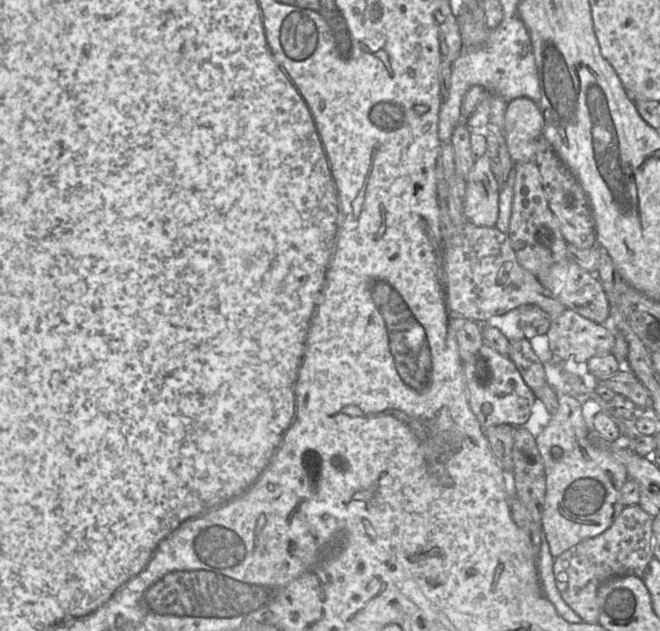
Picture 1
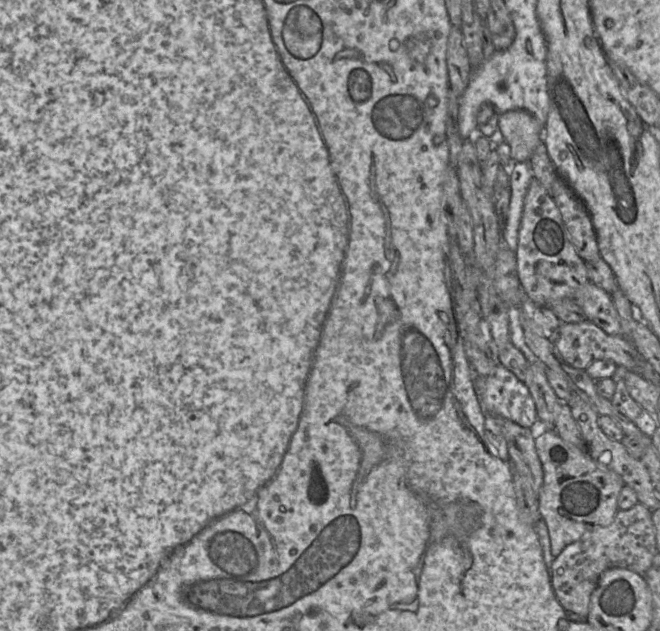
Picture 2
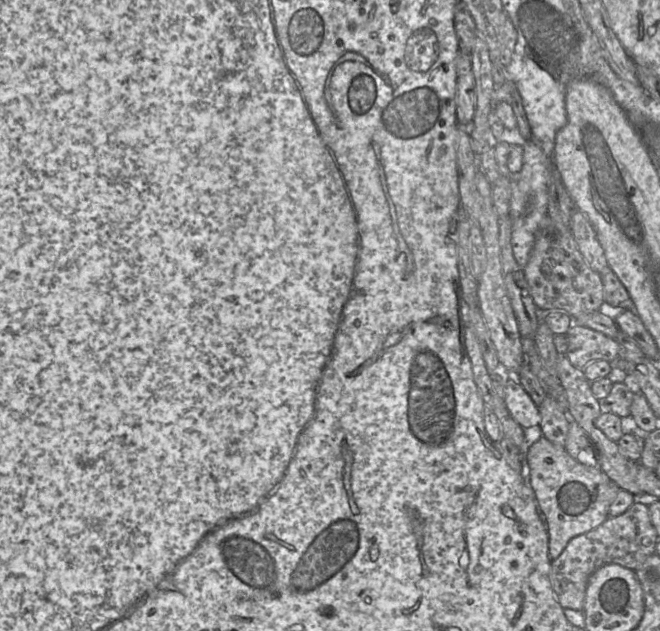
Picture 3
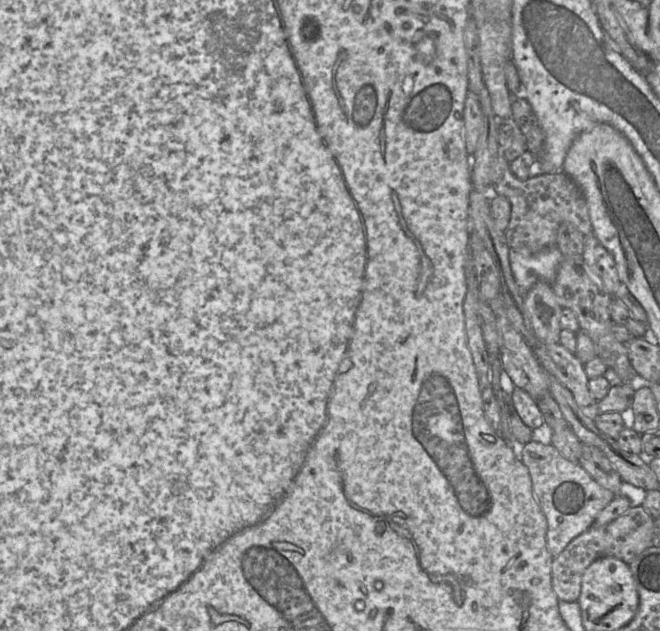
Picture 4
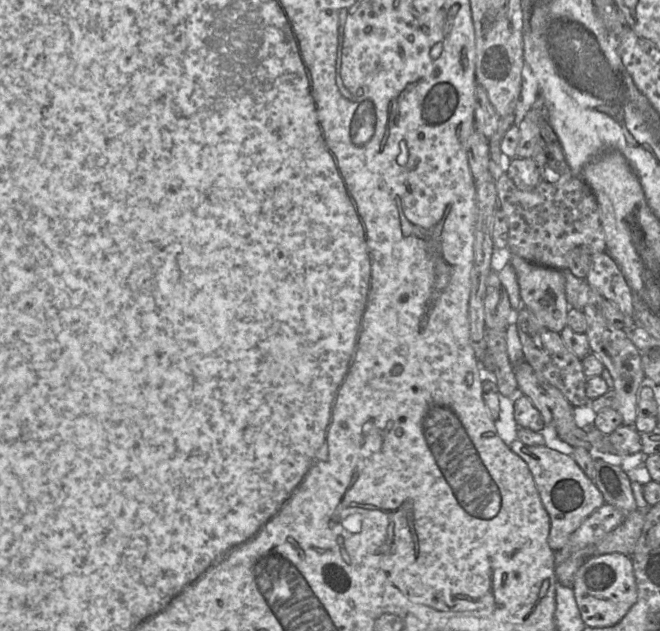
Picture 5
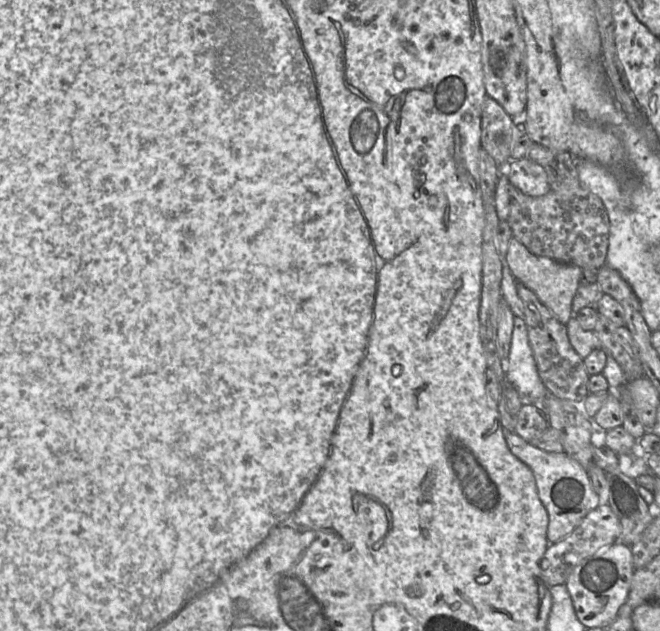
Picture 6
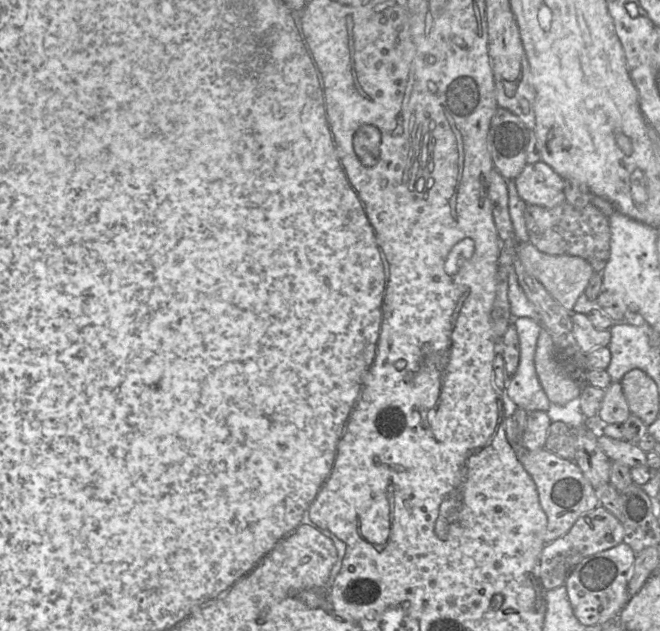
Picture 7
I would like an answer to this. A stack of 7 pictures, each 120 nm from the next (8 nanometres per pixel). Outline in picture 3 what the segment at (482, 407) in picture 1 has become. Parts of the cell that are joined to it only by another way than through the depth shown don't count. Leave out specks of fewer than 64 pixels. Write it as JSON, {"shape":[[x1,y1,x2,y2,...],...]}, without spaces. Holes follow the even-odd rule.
{"shape":[[513,375,504,386,504,403,510,416,523,429,540,424,538,407]]}

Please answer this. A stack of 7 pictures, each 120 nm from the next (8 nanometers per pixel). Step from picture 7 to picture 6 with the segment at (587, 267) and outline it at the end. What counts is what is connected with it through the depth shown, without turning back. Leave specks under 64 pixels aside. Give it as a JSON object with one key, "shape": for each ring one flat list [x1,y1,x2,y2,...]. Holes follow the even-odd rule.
{"shape":[[514,237,511,239,505,255,514,278,530,290,564,325,567,325,573,315,572,302,580,285,582,268,573,264,562,263,544,256,531,253,521,242]]}

